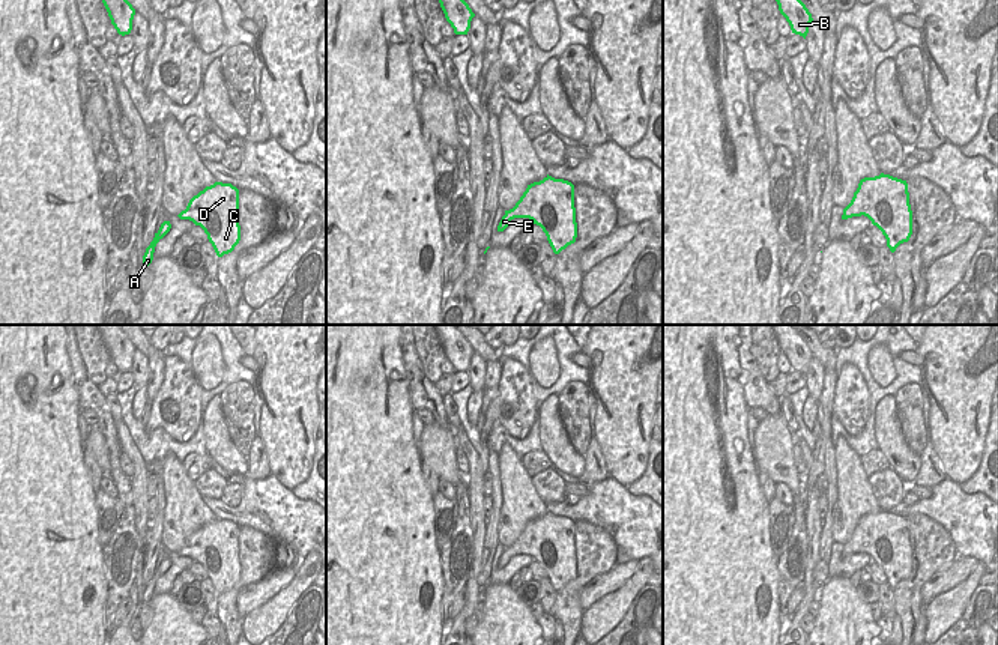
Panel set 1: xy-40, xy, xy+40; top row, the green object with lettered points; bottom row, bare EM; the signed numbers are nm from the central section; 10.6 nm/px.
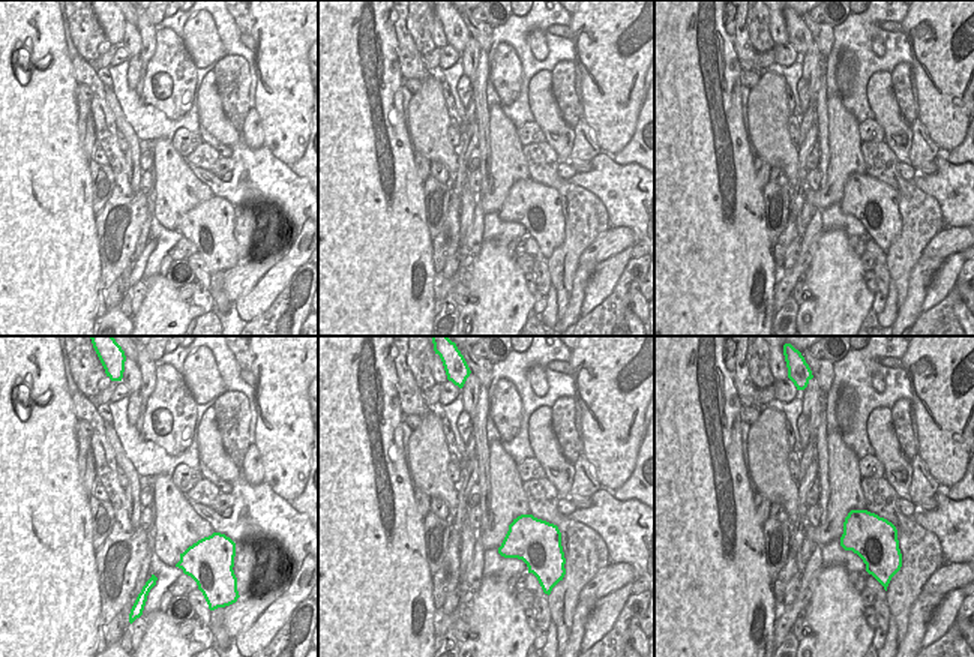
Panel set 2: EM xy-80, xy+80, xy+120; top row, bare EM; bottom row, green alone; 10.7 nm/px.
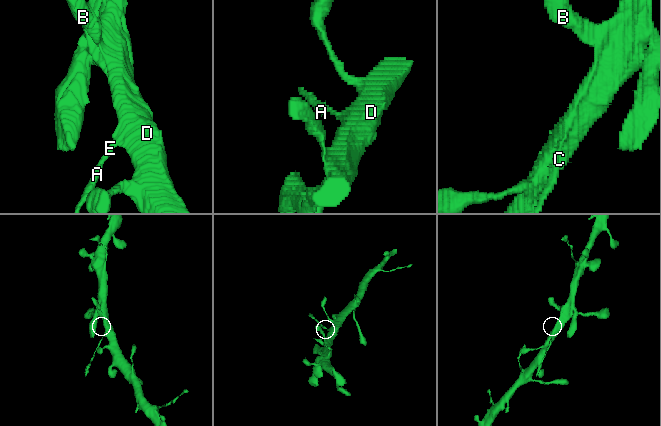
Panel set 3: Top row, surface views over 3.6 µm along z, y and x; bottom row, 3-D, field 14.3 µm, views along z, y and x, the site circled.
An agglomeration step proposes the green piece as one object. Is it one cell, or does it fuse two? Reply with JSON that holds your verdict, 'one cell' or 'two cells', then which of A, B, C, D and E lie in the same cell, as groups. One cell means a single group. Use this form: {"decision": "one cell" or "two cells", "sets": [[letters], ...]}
{"decision": "two cells", "sets": [["A", "E"], ["B", "C", "D"]]}

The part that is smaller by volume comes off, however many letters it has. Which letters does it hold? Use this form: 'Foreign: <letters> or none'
Foreign: A, E

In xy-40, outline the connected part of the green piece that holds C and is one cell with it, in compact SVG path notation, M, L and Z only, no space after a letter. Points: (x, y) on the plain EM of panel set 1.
M215 519L194 532L179 555L200 562L216 592L222 594L240 577L239 526L231 520Z

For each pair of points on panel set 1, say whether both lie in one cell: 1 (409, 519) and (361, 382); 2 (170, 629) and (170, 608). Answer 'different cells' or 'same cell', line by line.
1: same cell
2: same cell

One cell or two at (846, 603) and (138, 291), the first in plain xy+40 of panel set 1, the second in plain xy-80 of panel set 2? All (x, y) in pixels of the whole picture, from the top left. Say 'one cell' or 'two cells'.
two cells

